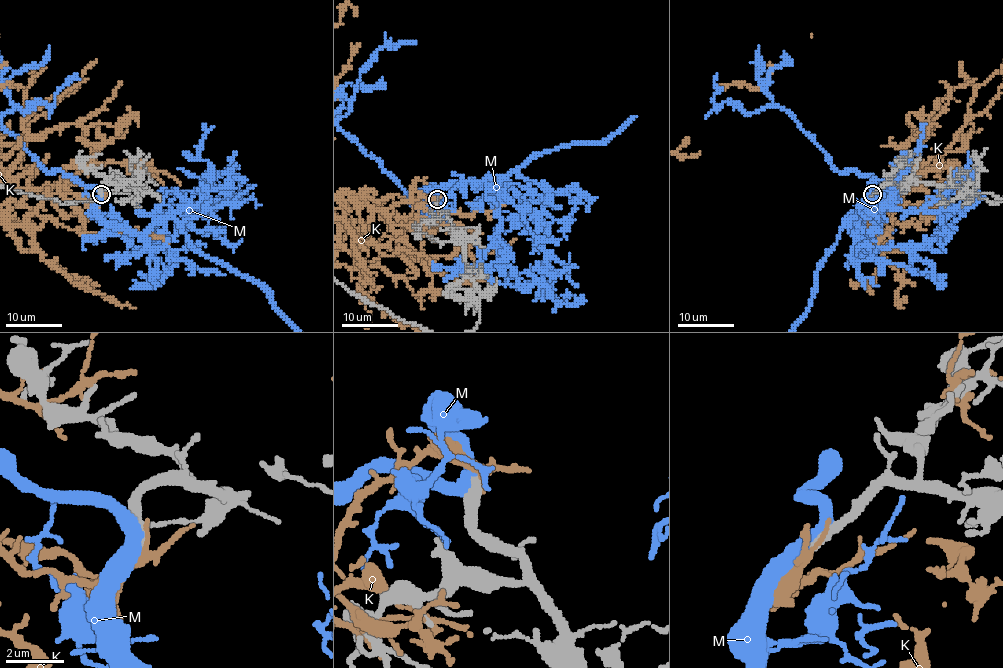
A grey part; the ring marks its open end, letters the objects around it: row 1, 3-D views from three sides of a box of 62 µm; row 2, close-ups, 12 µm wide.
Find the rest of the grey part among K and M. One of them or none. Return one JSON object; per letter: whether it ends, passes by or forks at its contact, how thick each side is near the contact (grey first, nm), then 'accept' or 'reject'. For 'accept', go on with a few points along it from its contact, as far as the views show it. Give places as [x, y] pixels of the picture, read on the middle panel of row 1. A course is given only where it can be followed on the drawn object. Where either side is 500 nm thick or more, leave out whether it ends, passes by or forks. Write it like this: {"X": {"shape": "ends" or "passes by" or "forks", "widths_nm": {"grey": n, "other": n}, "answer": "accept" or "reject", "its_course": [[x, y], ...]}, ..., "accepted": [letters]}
{"K": {"shape": "passes by", "widths_nm": {"grey": 400, "other": 260}, "answer": "reject"}, "M": {"shape": "passes by", "widths_nm": {"grey": 440, "other": 400}, "answer": "accept"}, "accepted": ["M"]}

